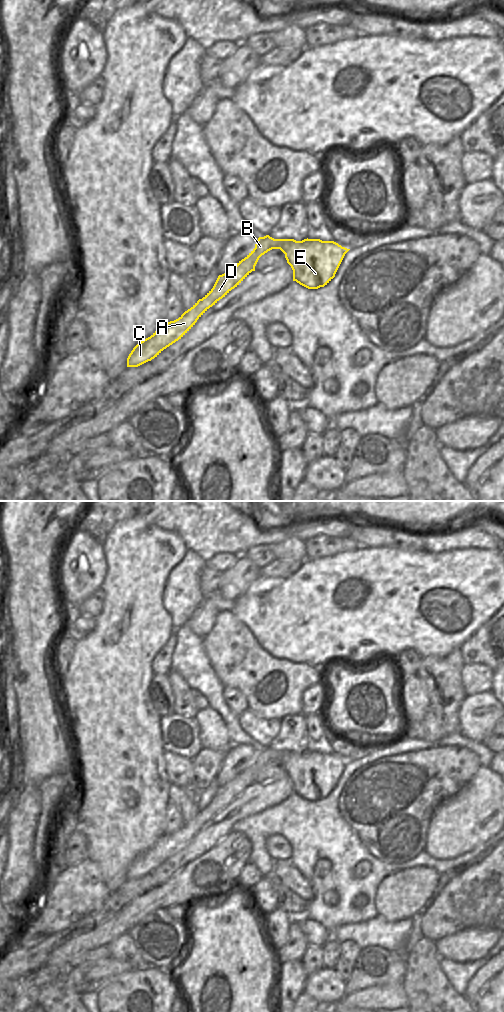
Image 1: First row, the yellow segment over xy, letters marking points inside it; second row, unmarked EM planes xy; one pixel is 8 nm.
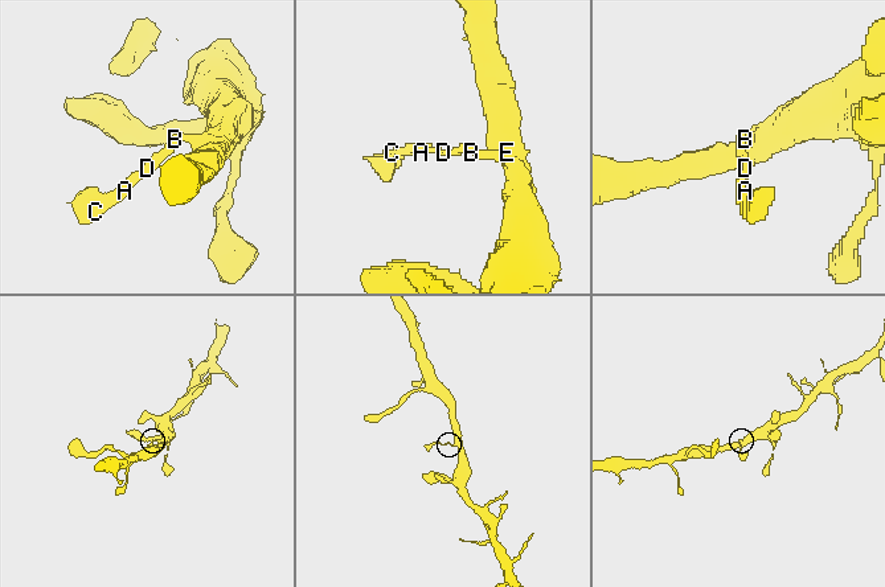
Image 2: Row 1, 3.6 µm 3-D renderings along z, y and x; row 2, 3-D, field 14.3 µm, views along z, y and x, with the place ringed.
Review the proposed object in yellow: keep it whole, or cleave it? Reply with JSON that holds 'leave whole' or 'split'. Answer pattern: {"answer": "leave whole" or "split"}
{"answer": "leave whole"}

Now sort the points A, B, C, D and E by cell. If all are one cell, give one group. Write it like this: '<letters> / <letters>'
A B C D E

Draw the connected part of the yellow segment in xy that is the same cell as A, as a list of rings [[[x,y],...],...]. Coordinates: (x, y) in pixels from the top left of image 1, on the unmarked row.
[[[259,749],[255,760],[232,781],[219,787],[213,800],[178,831],[160,837],[148,850],[138,855],[127,870],[127,879],[138,879],[157,869],[164,861],[181,851],[197,832],[252,783],[259,770],[272,761],[280,761],[293,782],[293,793],[308,801],[327,797],[350,762],[334,753],[320,751],[274,751]]]

